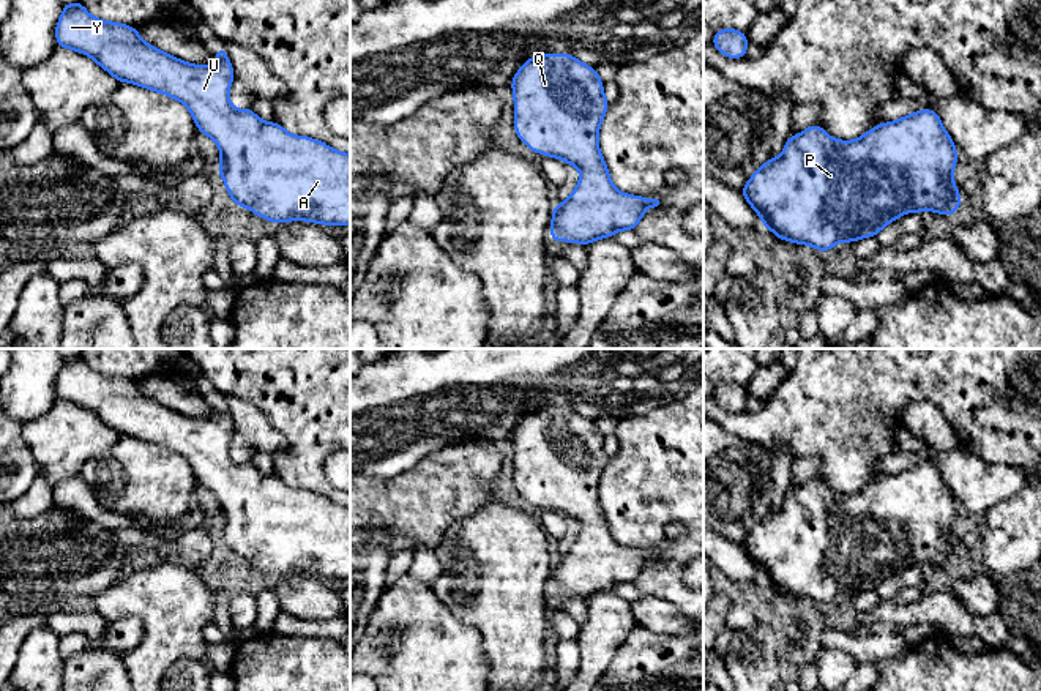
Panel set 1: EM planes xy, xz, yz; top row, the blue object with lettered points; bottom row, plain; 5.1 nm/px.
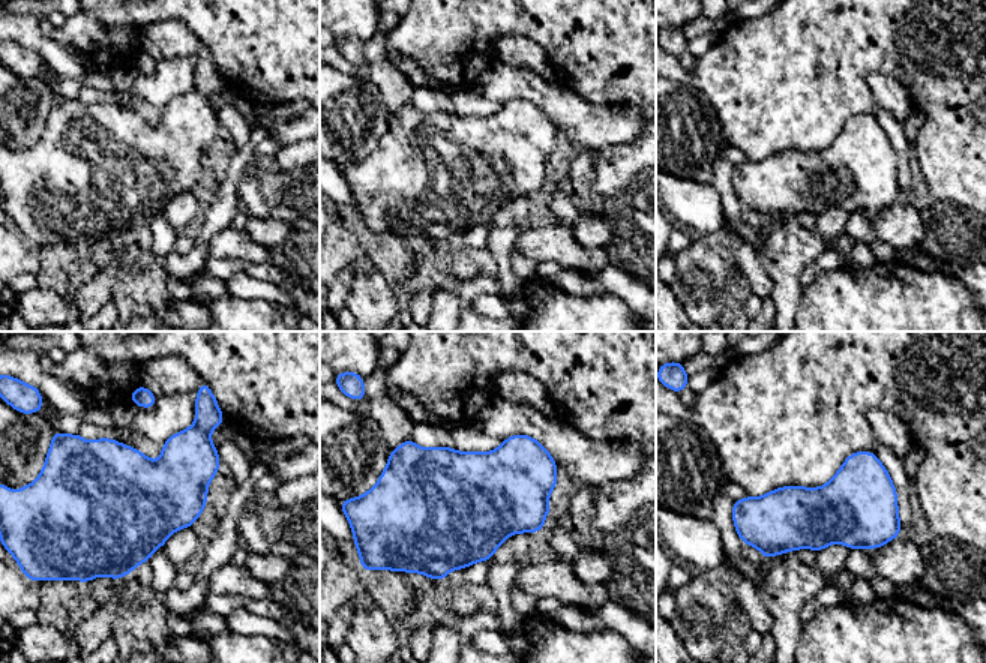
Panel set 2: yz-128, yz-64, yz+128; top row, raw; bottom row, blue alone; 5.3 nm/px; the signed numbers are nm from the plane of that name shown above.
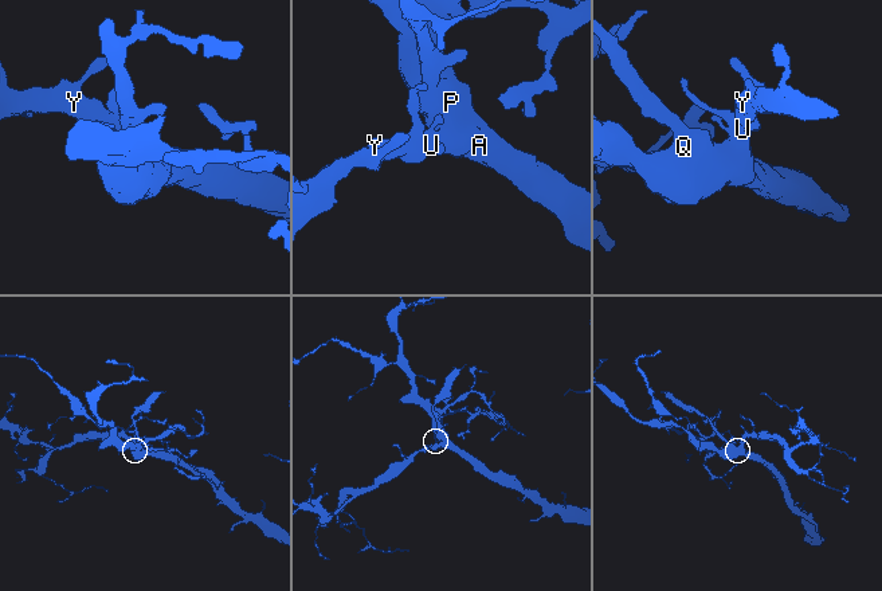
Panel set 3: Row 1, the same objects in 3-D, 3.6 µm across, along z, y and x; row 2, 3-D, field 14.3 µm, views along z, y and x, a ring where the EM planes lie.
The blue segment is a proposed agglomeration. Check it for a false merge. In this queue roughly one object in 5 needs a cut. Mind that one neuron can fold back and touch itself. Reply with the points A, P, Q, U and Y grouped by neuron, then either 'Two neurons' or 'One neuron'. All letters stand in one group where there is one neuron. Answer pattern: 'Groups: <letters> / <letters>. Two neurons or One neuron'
Groups: A P Q U Y. One neuron

